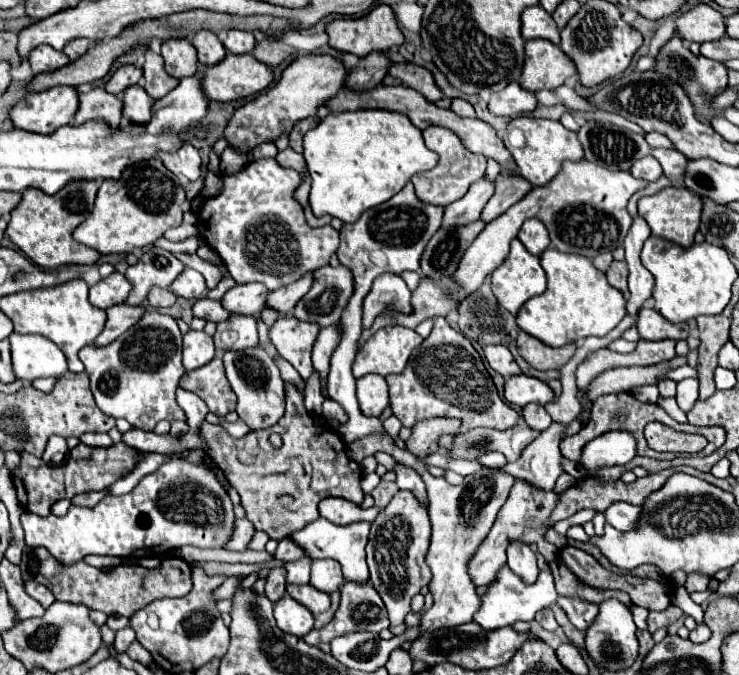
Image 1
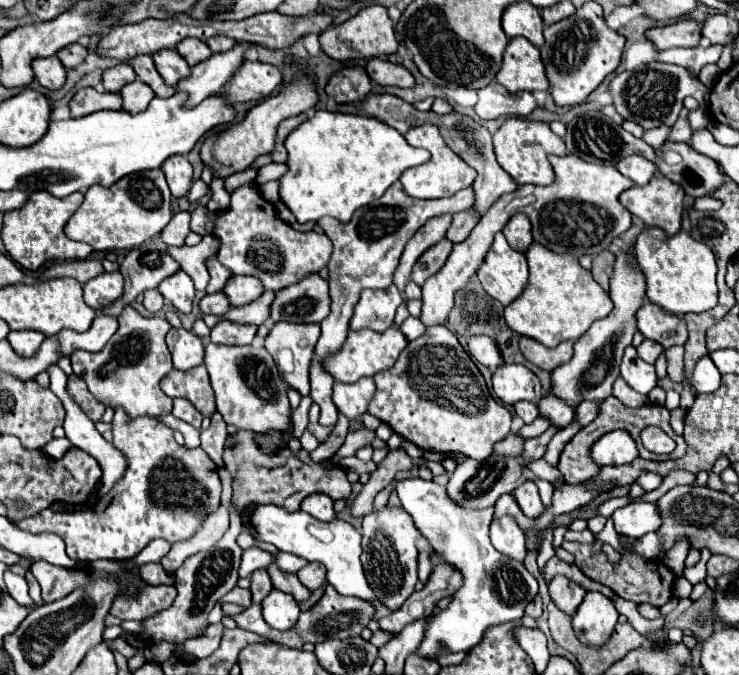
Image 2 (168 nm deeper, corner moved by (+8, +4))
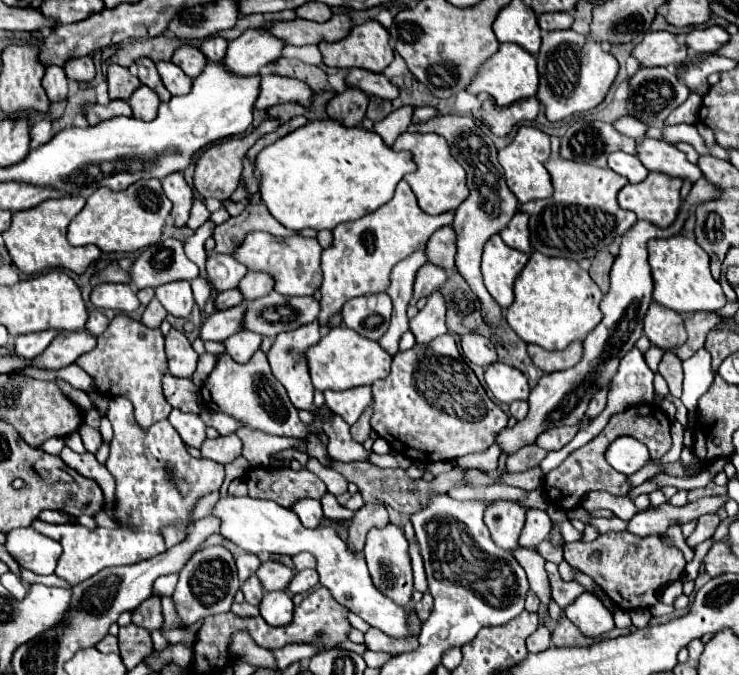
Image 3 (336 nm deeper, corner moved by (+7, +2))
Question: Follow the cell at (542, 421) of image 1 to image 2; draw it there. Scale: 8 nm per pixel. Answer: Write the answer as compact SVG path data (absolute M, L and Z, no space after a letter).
M518 401L518 403L514 405L514 411L516 411L516 415L518 415L524 423L532 423L532 421L538 417L536 403L530 403L530 401Z

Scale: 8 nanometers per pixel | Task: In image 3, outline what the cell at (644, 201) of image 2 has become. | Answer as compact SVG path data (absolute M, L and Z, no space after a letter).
M649 173L645 181L641 181L637 185L629 183L619 191L619 205L623 209L633 211L637 215L637 219L651 221L653 225L665 229L665 227L671 227L675 223L677 215L679 215L681 185L683 185L683 181L679 181L679 179L671 179L671 177L663 175L663 173Z

